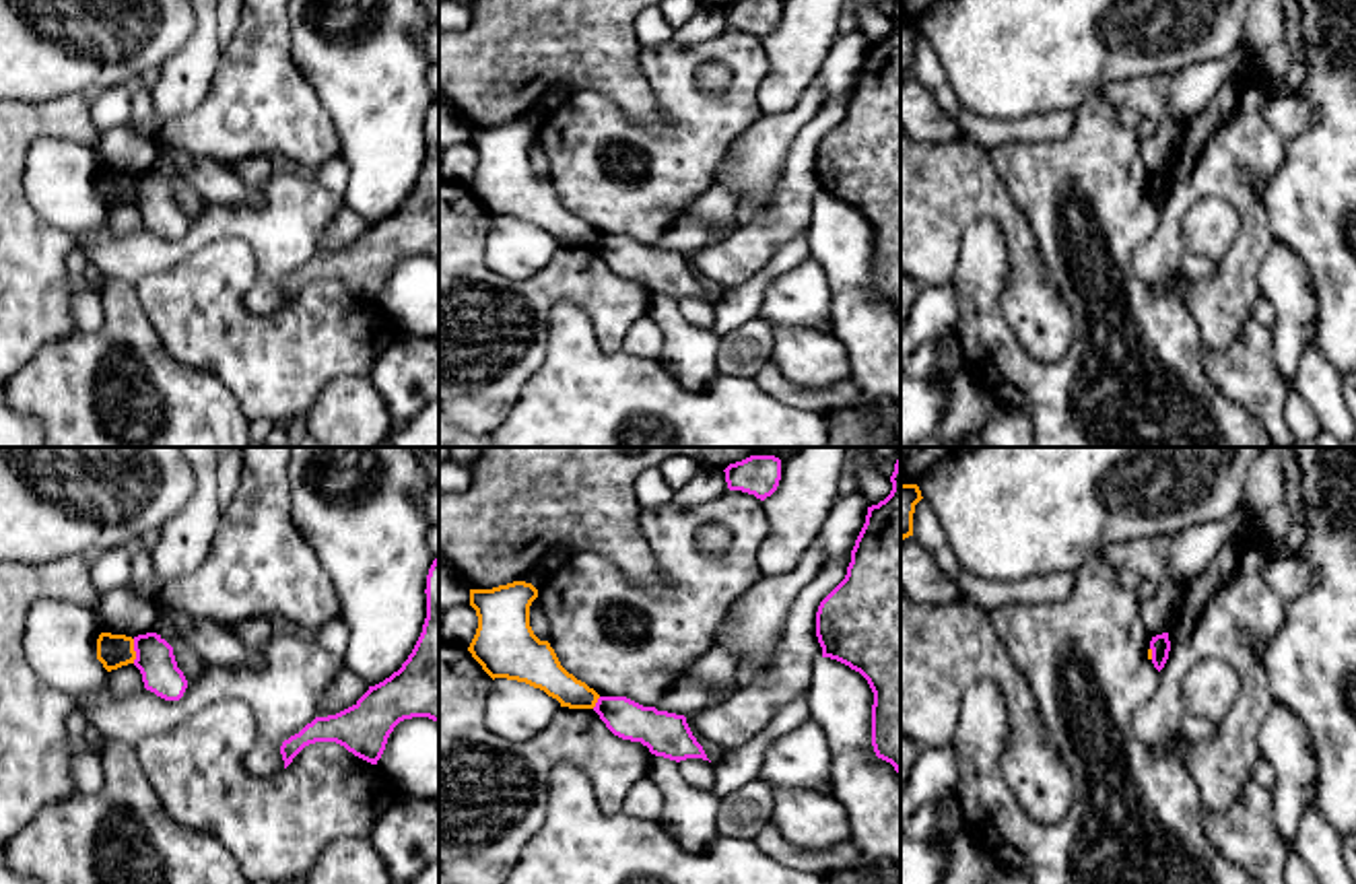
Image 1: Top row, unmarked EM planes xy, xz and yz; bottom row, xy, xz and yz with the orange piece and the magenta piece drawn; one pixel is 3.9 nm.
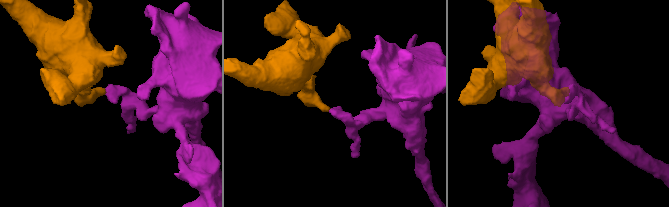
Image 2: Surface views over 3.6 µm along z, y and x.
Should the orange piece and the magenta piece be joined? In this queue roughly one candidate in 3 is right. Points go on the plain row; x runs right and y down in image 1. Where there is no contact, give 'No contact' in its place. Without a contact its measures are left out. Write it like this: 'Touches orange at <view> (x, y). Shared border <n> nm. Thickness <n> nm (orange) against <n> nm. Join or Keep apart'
Touches orange at xy (134, 190). Shared border 100 nm. Thickness 130 nm (orange) against 150 nm. Keep apart

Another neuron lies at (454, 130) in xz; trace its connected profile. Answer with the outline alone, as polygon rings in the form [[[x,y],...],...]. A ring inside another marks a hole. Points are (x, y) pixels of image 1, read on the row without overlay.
[[[439,103],[439,150],[470,142],[470,126],[451,105]]]

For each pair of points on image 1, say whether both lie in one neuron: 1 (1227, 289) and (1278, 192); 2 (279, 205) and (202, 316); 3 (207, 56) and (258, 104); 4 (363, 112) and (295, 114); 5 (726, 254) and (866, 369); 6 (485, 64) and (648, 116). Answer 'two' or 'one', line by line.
1: two
2: two
3: two
4: two
5: two
6: one

